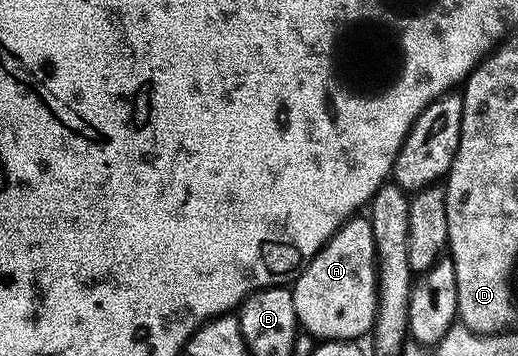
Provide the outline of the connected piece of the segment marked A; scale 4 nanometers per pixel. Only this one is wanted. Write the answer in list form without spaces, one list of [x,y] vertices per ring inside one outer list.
[[[353,216],[336,229],[328,242],[295,275],[290,289],[294,296],[296,321],[316,340],[360,340],[371,331],[376,322],[376,295],[378,279],[376,276],[376,245],[374,228],[366,216]]]

